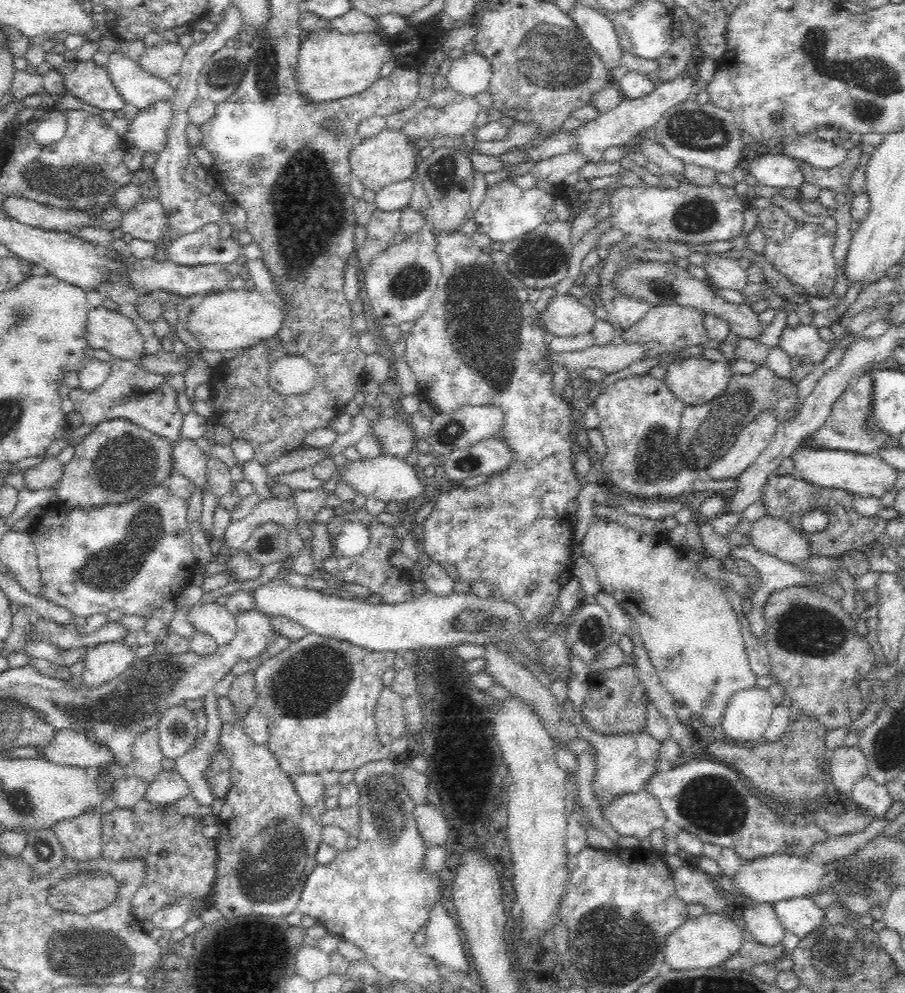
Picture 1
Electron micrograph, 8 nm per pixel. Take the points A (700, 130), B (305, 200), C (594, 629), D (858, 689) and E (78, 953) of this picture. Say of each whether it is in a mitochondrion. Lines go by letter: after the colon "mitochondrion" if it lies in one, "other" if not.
A: mitochondrion
B: mitochondrion
C: mitochondrion
D: other
E: mitochondrion

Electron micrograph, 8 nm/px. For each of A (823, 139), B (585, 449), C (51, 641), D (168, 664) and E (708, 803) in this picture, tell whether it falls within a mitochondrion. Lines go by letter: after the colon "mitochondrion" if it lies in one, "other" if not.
A: other
B: other
C: other
D: other
E: mitochondrion

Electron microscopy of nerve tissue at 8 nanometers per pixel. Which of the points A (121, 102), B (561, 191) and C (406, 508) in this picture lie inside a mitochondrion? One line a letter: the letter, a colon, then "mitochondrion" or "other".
A: other
B: other
C: other

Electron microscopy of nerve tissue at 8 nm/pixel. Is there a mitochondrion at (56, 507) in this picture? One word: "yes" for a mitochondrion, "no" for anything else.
no

